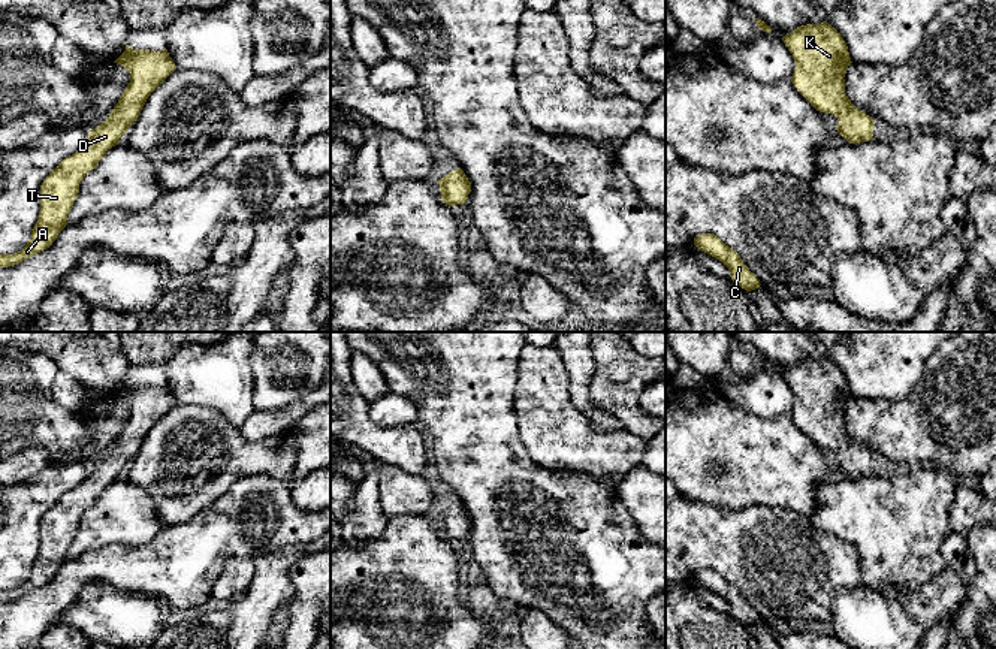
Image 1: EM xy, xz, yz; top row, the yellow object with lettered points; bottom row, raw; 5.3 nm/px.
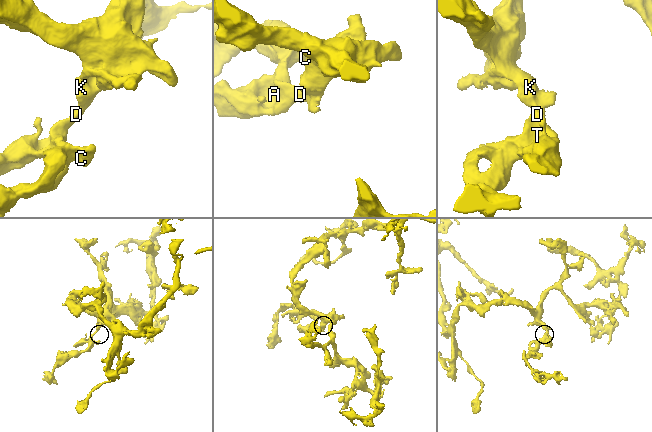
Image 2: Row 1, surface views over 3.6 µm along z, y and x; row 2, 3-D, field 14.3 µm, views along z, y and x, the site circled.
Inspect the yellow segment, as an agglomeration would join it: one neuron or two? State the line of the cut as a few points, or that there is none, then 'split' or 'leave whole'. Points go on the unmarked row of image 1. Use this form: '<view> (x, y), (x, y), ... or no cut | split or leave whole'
no cut | leave whole

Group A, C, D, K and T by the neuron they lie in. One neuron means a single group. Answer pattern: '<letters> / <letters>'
A C D K T

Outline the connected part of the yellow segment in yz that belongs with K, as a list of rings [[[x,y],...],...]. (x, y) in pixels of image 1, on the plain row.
[[[827,356],[806,359],[782,371],[796,402],[791,417],[820,447],[839,455],[837,468],[849,479],[873,474],[873,453],[857,444],[845,428],[845,405],[852,398],[842,369]]]

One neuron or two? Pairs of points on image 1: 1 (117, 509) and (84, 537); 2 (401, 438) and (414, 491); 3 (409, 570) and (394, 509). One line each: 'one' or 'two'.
1: one
2: two
3: two

